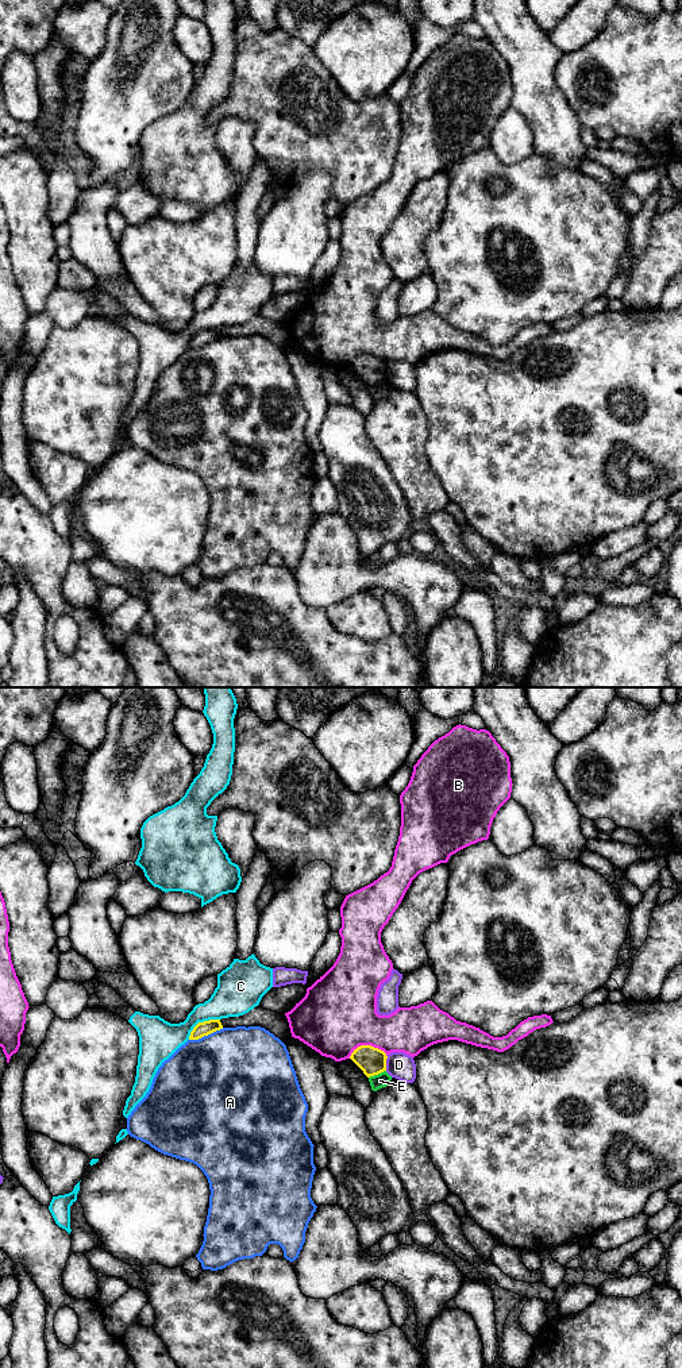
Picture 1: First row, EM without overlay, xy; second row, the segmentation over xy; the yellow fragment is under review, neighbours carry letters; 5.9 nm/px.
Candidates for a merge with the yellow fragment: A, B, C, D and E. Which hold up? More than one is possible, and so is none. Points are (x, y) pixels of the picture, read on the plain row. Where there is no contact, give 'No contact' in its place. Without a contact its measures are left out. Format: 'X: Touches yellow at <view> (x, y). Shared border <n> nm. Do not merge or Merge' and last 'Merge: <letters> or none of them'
A: Touches yellow at xy (205, 343). Shared border 220 nm. Do not merge
B: Touches yellow at xy (368, 354). Shared border 240 nm. Do not merge
C: Touches yellow at xy (200, 331). Shared border 220 nm. Do not merge
D: Touches yellow at xy (385, 372). Shared border 90 nm. Do not merge
E: Touches yellow at xy (377, 382). Shared border 120 nm. Do not merge
Merge: none of them

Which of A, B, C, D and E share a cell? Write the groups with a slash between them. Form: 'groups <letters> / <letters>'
groups A / B / C / D / E

